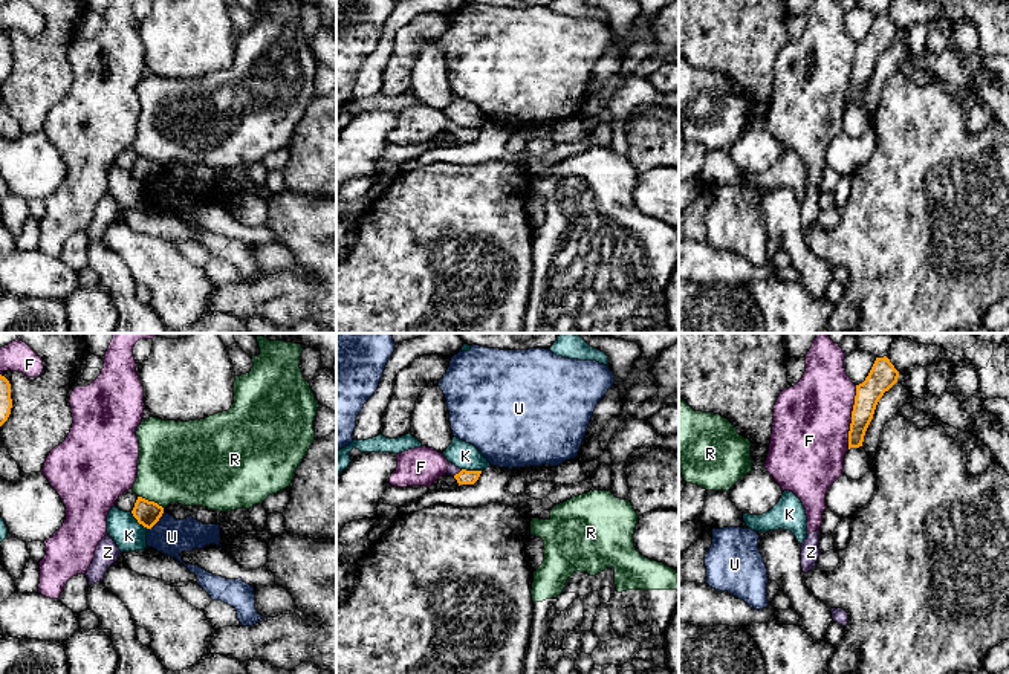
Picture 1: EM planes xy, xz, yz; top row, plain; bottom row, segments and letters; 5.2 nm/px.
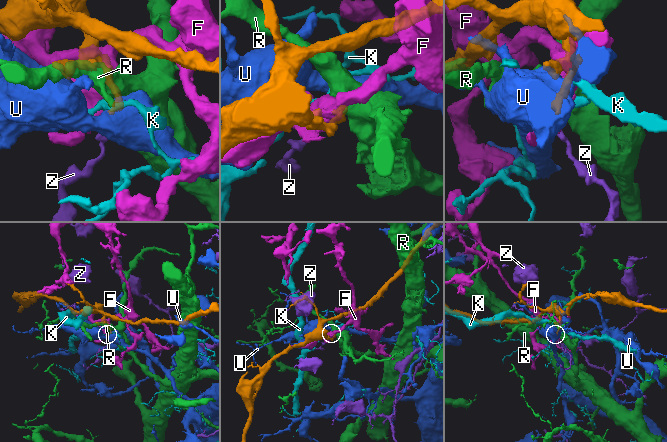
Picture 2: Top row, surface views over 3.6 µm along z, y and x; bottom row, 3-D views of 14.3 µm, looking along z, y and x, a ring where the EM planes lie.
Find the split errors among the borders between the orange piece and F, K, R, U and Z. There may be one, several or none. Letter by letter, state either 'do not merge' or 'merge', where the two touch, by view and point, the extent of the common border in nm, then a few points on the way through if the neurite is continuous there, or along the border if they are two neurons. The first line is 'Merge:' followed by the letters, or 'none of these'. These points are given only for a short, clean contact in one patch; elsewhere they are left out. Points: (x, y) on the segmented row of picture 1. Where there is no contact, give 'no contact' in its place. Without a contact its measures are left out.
Merge: Z
F: do not merge; meets orange in yz at (852, 418); contact 340 nm long
K: do not merge; meets orange in xy at (138, 521); contact 130 nm long; border along xy (130, 512), (147, 529)
R: do not merge; meets orange in xy at (152, 502); contact 160 nm long; border along xy (138, 495), (153, 500), (164, 508)
U: do not merge; meets orange in xy at (156, 521); contact 130 nm long
Z: merge; meets orange in xz at (459, 473); contact 70 nm long

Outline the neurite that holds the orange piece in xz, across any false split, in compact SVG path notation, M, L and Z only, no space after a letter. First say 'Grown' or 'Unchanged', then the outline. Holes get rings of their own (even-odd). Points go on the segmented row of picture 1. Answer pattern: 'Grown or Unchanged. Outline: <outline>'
Grown. Outline: M453 463L448 466L448 475L454 477L459 484L474 484L479 480L480 474L482 471L460 469Z

